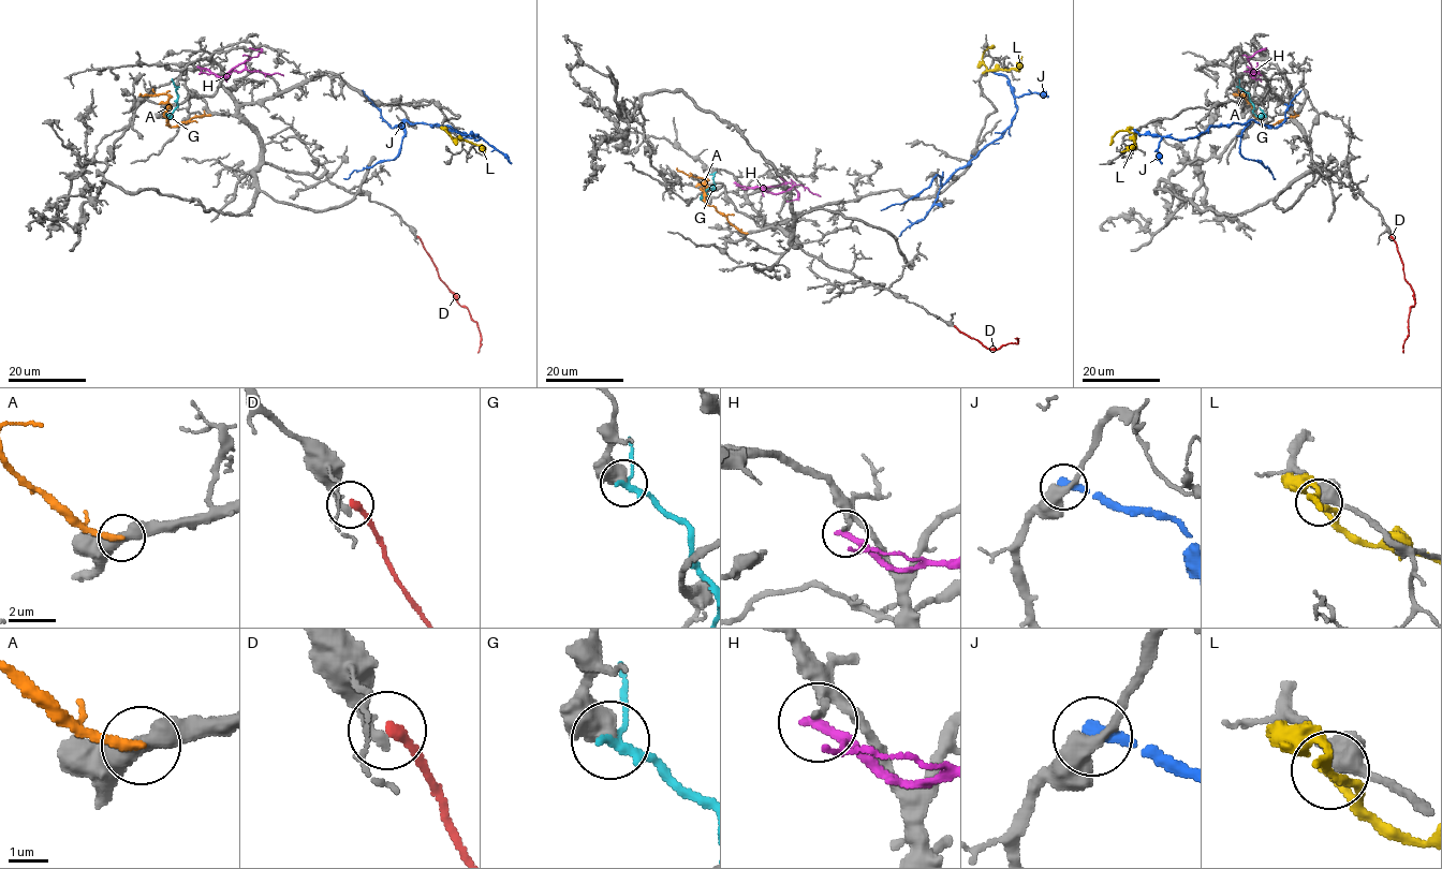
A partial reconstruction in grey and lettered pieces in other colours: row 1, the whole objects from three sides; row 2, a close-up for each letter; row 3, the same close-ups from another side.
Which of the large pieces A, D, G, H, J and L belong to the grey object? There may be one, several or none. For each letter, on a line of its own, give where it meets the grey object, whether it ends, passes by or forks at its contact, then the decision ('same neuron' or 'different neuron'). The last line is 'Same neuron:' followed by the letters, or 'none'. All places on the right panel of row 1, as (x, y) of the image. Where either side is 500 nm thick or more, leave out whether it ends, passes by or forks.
A: contact (1298, 115); different neuron
D: contact (1391, 236); it ends; different neuron
G: contact (1238, 87); different neuron
H: contact (1248, 67); it passes by; different neuron
J: contact (1135, 130); it ends; different neuron
L: contact (1137, 131); different neuron
Same neuron: none

